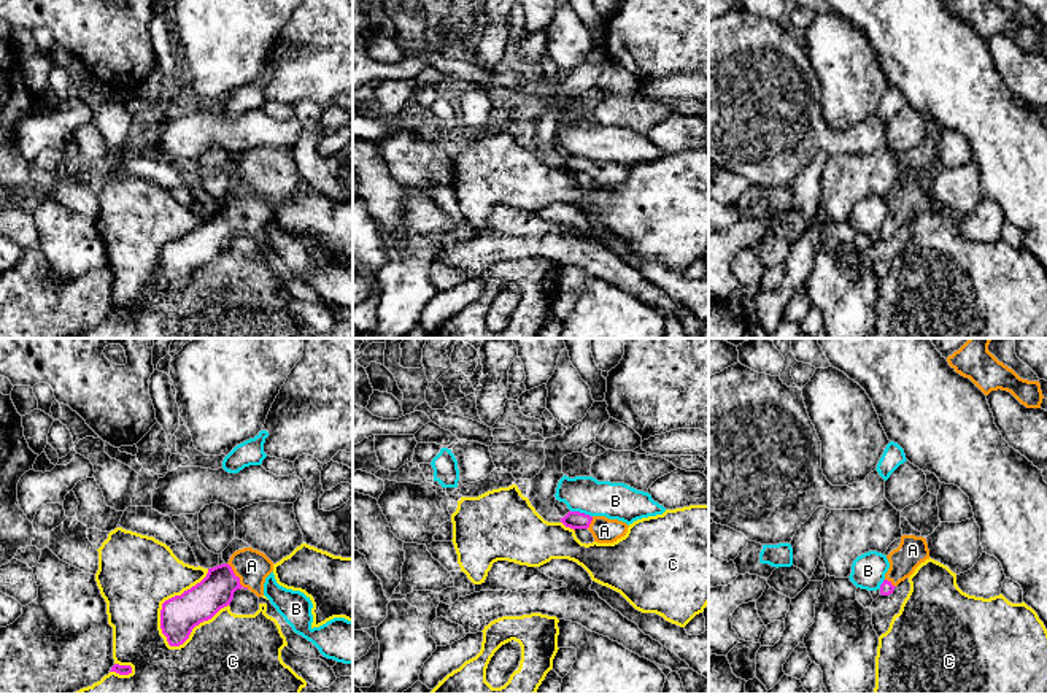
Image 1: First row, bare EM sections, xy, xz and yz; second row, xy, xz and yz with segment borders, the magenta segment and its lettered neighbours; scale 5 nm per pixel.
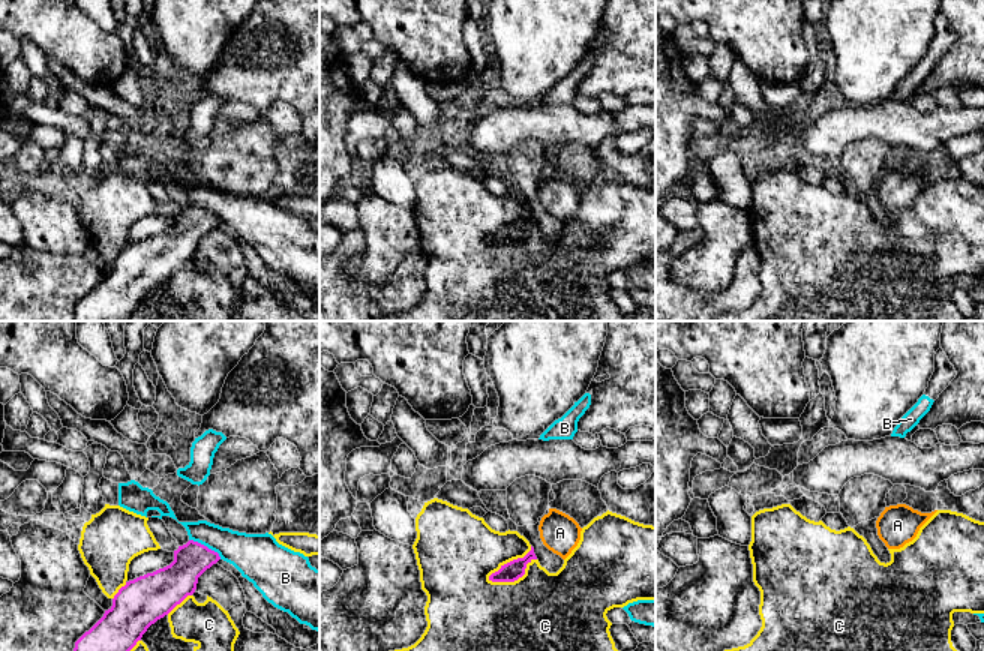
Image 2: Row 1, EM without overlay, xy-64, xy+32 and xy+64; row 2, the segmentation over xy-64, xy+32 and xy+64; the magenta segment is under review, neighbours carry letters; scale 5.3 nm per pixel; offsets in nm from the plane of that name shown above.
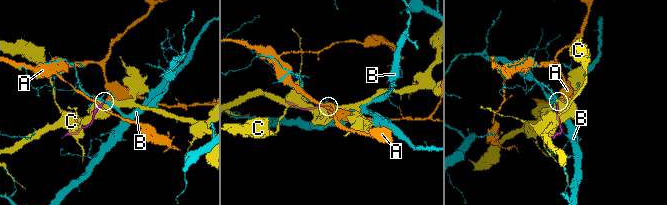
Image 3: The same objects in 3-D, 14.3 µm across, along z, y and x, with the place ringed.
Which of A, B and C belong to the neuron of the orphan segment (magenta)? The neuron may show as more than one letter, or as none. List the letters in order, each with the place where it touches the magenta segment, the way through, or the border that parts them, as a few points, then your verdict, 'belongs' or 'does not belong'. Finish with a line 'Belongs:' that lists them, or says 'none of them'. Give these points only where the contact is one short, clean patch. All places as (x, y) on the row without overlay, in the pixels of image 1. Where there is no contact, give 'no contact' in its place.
A: contact xy (237, 221); way xy (200, 246), (226, 223), (237, 221), (251, 210); belongs
B: contact xz (582, 158); border xz (571, 154), (591, 161); does not belong
C: contact xy (166, 245); does not belong
Belongs: A

